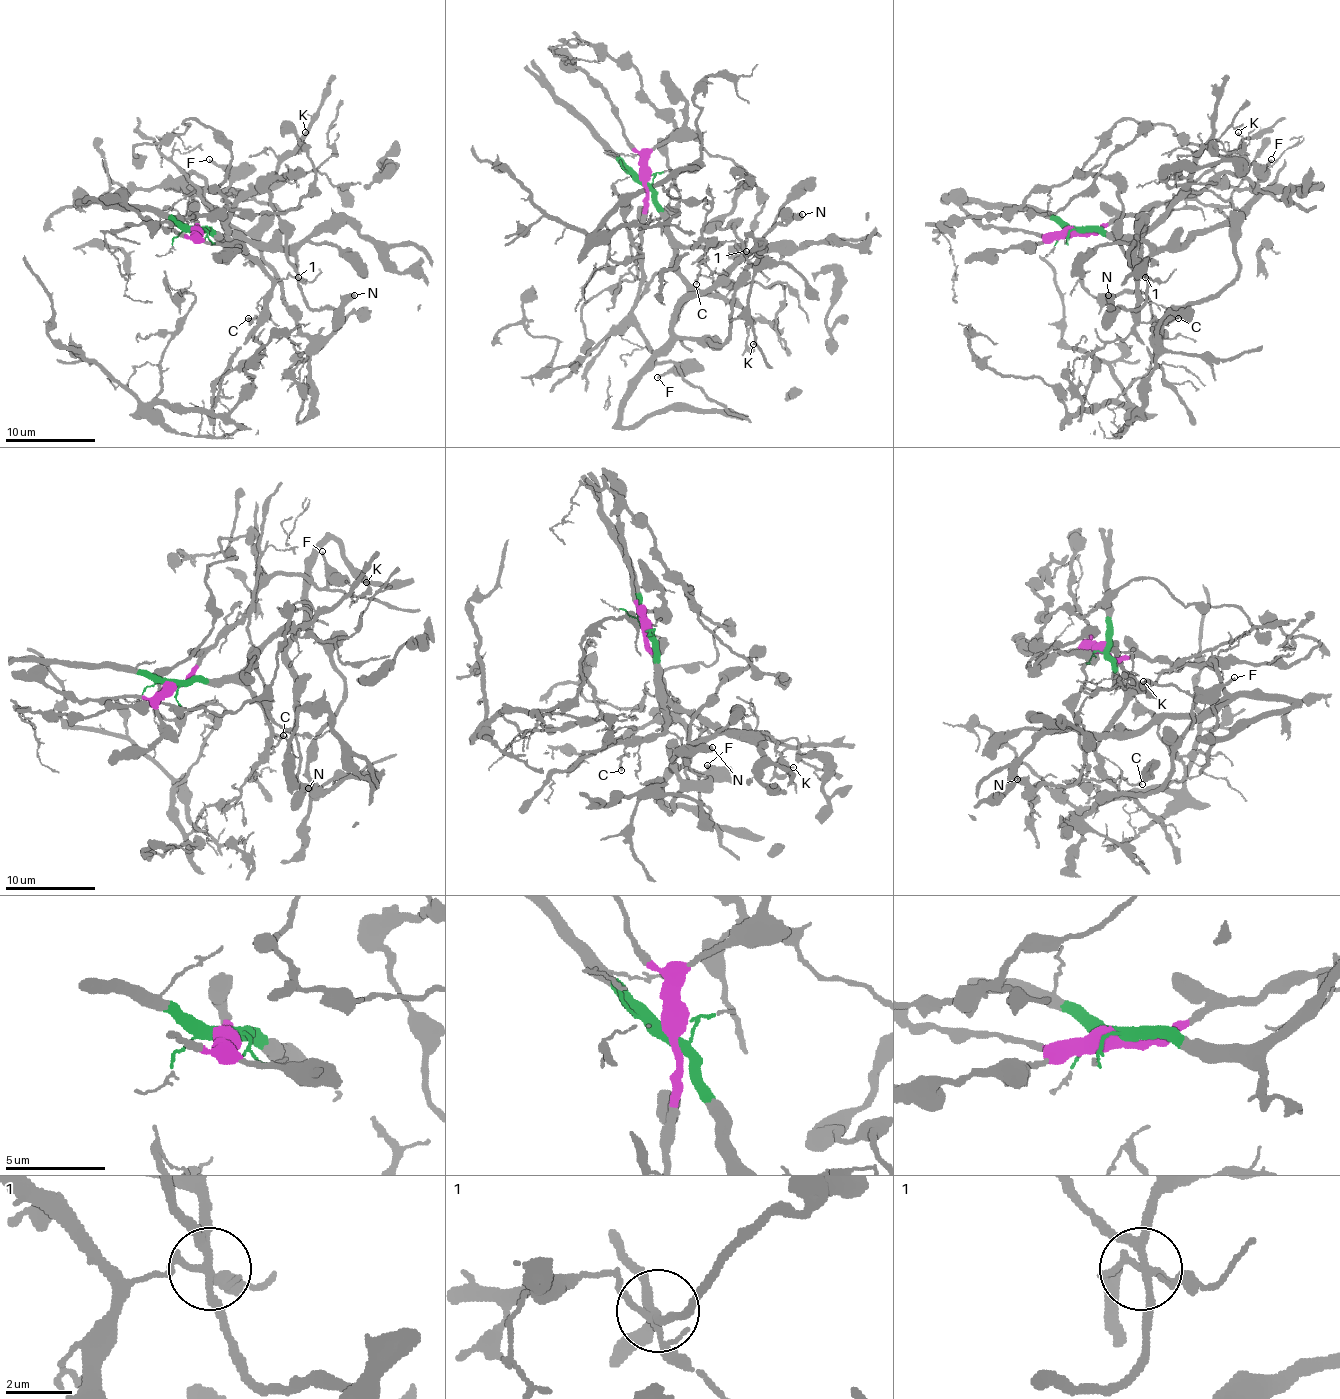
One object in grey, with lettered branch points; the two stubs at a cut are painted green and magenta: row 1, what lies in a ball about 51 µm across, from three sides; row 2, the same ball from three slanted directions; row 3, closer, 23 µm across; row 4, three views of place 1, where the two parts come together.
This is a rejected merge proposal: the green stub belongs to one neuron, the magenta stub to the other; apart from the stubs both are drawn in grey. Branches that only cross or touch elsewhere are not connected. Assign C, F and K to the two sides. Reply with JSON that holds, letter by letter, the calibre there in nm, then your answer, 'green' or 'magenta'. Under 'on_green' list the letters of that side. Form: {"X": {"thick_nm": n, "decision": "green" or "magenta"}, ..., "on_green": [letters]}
{"C": {"thick_nm": 180, "decision": "green"}, "F": {"thick_nm": 200, "decision": "magenta"}, "K": {"thick_nm": 110, "decision": "green"}, "on_green": ["C", "K"]}

